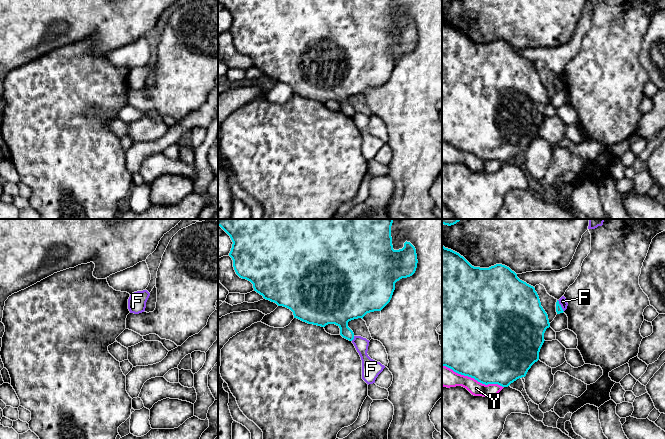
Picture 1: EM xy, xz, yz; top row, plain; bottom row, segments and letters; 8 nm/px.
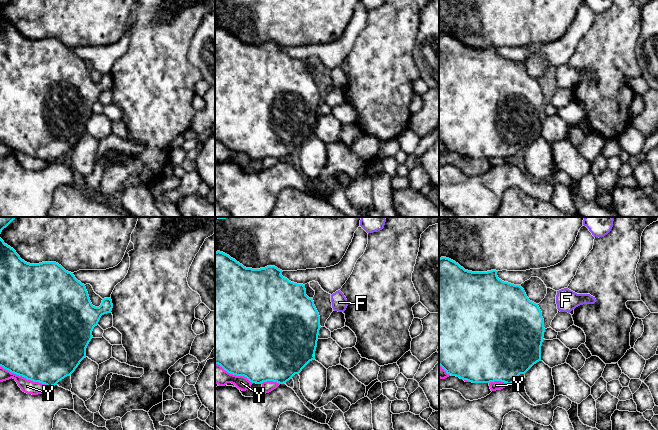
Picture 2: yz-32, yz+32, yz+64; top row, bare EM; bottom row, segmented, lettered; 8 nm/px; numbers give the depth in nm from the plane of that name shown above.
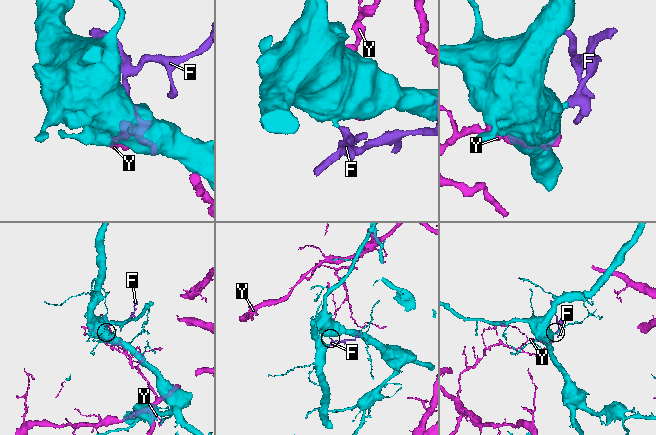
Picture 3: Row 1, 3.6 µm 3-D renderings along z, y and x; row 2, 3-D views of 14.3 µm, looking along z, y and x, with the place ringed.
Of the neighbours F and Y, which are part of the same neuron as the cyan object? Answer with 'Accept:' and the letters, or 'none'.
Accept: none

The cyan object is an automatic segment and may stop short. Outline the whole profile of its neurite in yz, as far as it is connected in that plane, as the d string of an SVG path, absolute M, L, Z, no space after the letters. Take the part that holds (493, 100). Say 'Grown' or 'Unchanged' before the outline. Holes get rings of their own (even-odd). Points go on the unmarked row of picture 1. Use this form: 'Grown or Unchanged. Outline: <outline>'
Unchanged. Outline: M442 20L442 142L448 143L458 150L474 154L485 161L498 160L508 163L517 155L525 153L531 142L539 136L539 128L545 117L544 109L549 103L548 91L541 82L535 64L520 56L509 43L502 40L489 44L474 43L459 29L445 24Z

